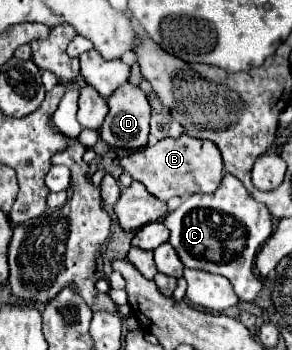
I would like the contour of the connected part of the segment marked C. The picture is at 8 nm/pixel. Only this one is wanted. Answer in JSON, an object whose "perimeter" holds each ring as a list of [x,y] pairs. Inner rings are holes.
{"perimeter":[[[225,175],[215,193],[191,195],[163,217],[163,225],[171,231],[169,243],[185,267],[227,277],[239,301],[253,301],[257,297],[263,283],[255,275],[253,265],[259,247],[271,235],[271,215],[263,203],[247,195],[241,181]]]}

